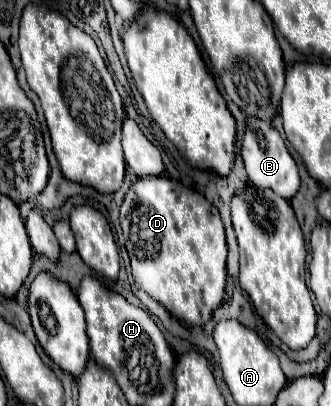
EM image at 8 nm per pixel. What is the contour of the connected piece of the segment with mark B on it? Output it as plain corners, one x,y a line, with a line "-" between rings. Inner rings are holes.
248,118
248,128
244,134
244,142
242,142
242,158
244,158
246,172
248,172
252,186
270,188
286,200
290,200
298,192
298,188
300,188
298,166
296,166
292,154
288,152
280,132
274,126
266,124
258,118

